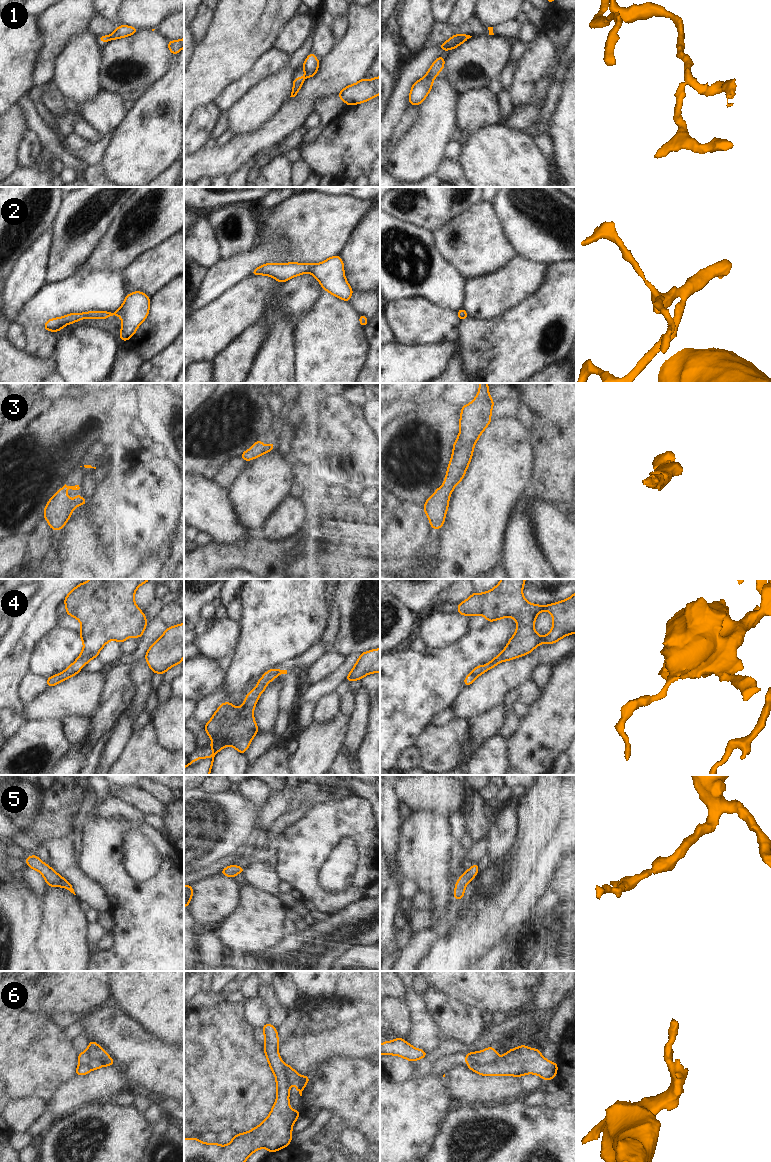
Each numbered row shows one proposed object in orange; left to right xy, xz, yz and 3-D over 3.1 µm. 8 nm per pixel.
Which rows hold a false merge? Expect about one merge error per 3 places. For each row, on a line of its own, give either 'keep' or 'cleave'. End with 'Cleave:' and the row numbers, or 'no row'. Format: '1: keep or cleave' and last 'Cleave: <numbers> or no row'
1: cleave
2: keep
3: keep
4: keep
5: keep
6: keep
Cleave: 1

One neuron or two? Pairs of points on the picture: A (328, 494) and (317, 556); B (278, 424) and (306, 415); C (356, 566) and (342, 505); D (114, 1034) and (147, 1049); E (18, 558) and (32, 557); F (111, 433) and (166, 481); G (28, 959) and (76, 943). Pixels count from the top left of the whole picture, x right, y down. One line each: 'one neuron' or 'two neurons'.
A: one neuron
B: two neurons
C: one neuron
D: one neuron
E: two neurons
F: two neurons
G: two neurons

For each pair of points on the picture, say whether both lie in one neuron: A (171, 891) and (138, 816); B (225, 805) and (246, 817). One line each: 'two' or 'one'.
A: two
B: one

